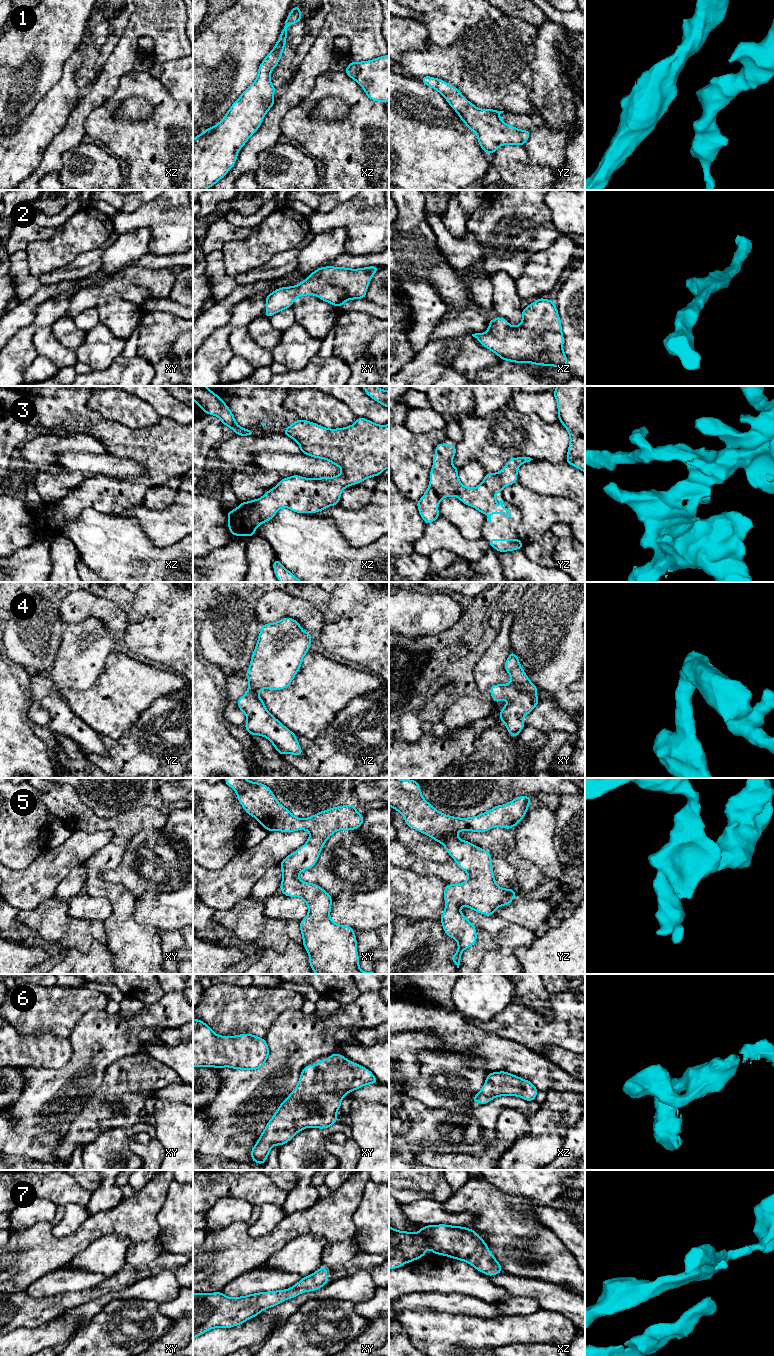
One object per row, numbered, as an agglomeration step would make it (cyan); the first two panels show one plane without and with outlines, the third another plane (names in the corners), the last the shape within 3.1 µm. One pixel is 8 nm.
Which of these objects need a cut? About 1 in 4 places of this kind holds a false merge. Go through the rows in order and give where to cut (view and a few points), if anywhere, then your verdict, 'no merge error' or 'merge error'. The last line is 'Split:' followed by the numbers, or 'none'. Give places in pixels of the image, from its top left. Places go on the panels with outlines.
1: cut none; no merge error
2: cut none; no merge error
3: cut none; no merge error
4: cut none; no merge error
5: cut none; no merge error
6: cut none; no merge error
7: cut none; no merge error
Split: none

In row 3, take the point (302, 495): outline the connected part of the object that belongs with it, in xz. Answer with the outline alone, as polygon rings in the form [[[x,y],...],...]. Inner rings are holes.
[[[358,417],[353,425],[330,429],[316,423],[298,419],[288,426],[283,435],[299,444],[300,452],[314,458],[330,461],[342,469],[335,477],[304,478],[293,475],[283,478],[261,498],[241,502],[234,510],[227,512],[228,529],[232,536],[255,536],[255,529],[271,520],[279,509],[285,507],[296,513],[316,513],[328,506],[338,505],[342,491],[349,486],[374,476],[389,468],[389,424],[379,425]]]

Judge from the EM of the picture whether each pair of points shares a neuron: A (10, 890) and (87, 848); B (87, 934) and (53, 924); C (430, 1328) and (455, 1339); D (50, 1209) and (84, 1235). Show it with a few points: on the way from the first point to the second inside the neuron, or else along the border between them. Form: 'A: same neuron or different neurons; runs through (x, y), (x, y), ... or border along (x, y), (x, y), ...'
A: same neuron; runs through (29, 883), (36, 882), (55, 863), (68, 856)
B: same neuron; runs through (79, 933), (68, 933), (61, 929)
C: same neuron; runs through (436, 1334), (449, 1339)
D: different neurons; border along (50, 1221), (38, 1221), (27, 1227)

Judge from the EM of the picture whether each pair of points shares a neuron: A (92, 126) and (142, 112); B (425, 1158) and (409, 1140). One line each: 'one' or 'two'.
A: two
B: two

